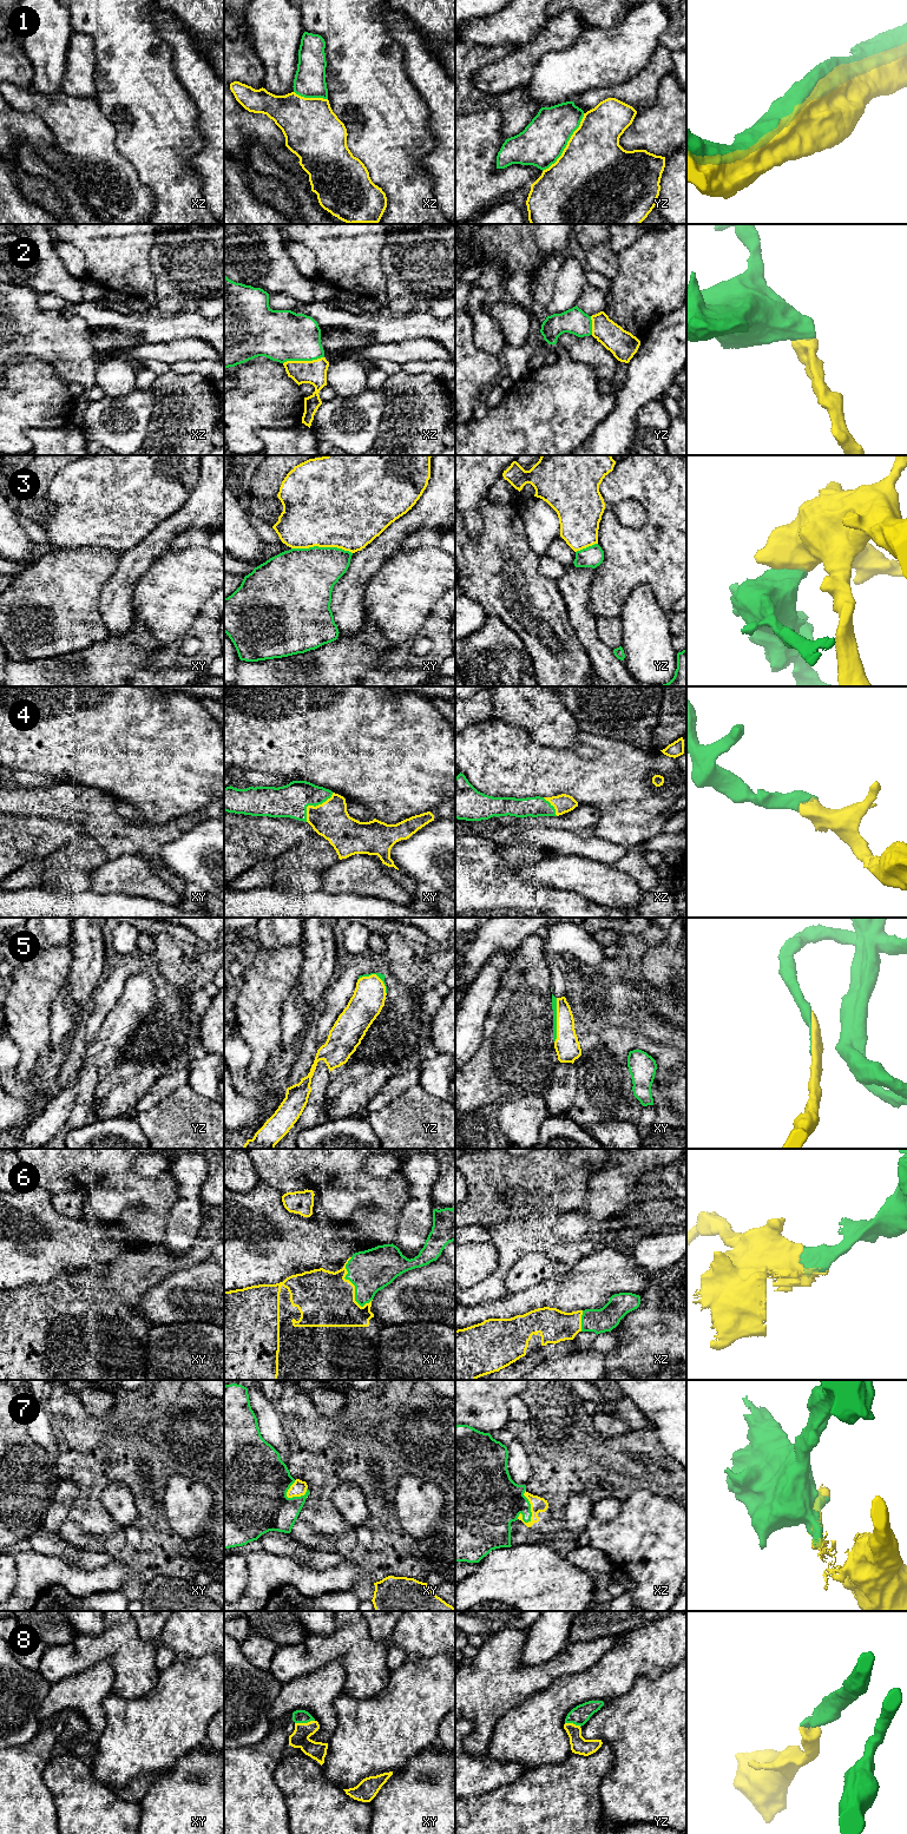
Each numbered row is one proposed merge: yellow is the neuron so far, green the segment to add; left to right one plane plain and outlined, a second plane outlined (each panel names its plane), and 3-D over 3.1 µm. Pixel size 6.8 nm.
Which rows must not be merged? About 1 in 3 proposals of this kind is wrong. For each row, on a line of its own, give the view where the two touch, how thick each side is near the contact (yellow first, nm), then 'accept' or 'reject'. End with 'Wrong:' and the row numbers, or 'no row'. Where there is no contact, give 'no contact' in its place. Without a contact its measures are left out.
1: yz | 500/300 nm | accept
2: xz | 160/360 nm | accept
3: xy | 500/400 nm | reject
4: xy | 260/220 nm | accept
5: xy | 170/30 nm | accept
6: xy | 380/280 nm | accept
7: xz | 100/360 nm | accept
8: xy | 130/100 nm | accept
Wrong: 3

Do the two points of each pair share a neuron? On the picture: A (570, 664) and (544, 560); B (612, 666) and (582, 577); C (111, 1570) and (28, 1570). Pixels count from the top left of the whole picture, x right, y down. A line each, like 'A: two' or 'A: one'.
A: two
B: one
C: one

